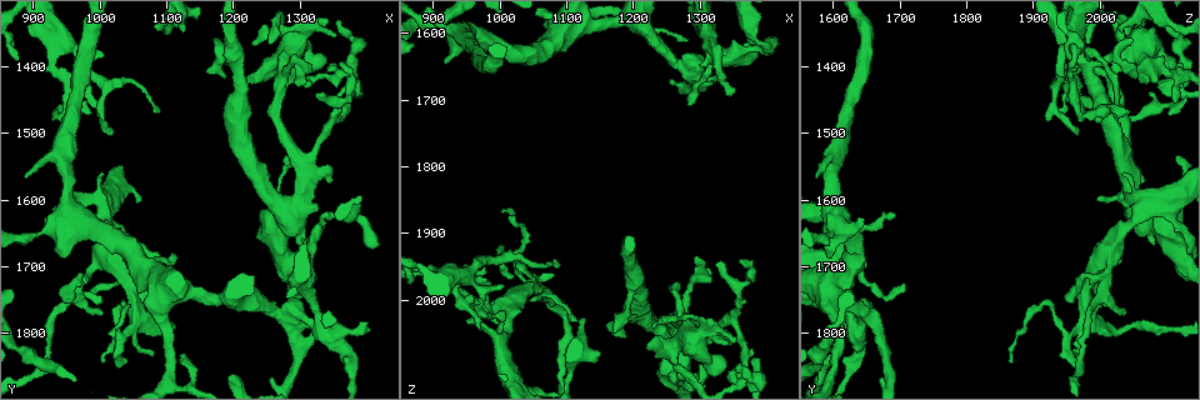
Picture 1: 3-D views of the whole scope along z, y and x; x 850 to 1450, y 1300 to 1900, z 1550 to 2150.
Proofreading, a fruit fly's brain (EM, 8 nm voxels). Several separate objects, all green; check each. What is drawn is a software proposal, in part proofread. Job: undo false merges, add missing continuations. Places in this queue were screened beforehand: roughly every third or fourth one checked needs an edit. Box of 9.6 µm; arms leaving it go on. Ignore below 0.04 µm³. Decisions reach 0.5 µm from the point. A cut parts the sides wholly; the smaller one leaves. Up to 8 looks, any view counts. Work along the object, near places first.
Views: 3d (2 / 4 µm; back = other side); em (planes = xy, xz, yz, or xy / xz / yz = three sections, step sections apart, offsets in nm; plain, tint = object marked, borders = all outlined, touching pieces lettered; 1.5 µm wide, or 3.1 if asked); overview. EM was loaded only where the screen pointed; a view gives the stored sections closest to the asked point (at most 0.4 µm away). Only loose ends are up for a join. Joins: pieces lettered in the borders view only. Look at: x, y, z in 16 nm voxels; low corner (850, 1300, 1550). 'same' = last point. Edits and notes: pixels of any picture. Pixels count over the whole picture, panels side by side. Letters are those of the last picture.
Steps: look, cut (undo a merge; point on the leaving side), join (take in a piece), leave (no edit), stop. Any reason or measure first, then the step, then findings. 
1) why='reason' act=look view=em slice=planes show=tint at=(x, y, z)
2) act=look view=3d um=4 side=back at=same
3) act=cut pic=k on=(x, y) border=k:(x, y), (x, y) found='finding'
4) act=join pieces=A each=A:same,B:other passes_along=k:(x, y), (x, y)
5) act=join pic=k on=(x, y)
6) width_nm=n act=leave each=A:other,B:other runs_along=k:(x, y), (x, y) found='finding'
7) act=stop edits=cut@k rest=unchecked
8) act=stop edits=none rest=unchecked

why='an open end' act=look view=em slice=planes show=borders at=(1345, 1570, 2065)

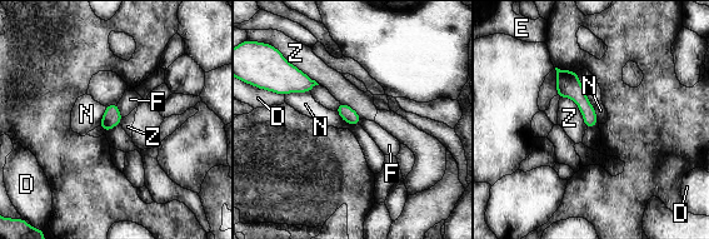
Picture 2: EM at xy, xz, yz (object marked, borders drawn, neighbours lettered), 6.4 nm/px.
act=leave each=D:other,E:other,F:other,N:other,Z:other border=2:(310, 91), (289, 91), (284, 95) found='none of them fits'

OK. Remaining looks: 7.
why='an open end' act=look view=em slice=planes show=borders at=(970, 1470, 2045)

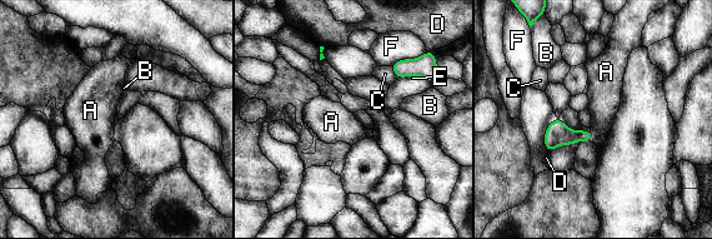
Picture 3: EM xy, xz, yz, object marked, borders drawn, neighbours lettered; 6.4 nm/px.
act=leave each=A:other,B:other,C:other,D:other,E:other,F:other border=3:(590, 132), (591, 142) found='none of them fits'

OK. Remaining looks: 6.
why='tapers out' act=look view=em slice=xy step=8 show=borders at=(1280, 1730, 1705)

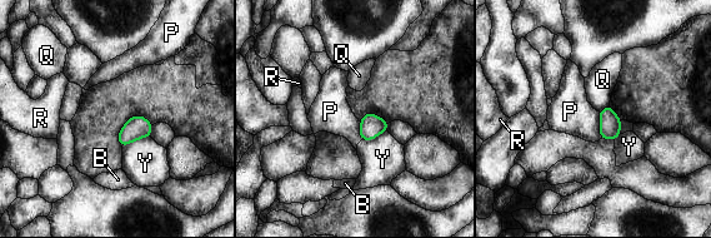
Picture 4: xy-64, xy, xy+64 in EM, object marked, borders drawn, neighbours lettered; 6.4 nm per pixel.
width_nm=90 act=leave each=B:other,P:other,Q:other,R:other,Y:other border=4:(597, 112), (599, 135), (601, 138) found='no lettered piece goes on from it'

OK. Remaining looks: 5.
act=stop edits=none rest=unchecked

